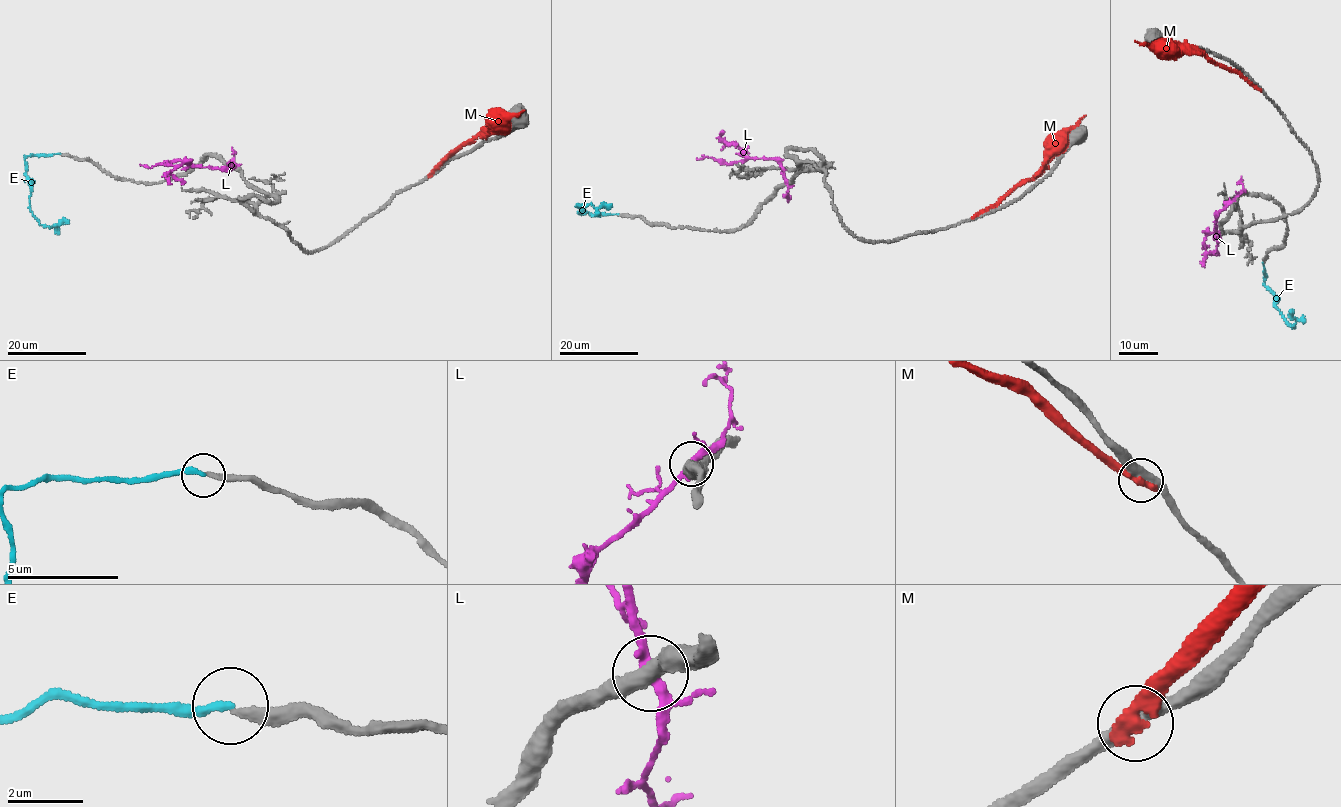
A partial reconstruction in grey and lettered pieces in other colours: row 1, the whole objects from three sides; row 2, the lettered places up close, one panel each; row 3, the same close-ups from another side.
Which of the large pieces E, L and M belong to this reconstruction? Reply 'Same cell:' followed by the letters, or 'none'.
Same cell: none

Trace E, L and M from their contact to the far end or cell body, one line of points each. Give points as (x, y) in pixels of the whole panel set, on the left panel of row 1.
E: (59, 154), (25, 158), (25, 177), (30, 189), (29, 208), (42, 225), (69, 222)
L: (234, 166), (232, 168), (194, 166), (180, 160), (150, 167), (139, 164)
M: (431, 175), (448, 157), (477, 137), (502, 113), (510, 116), (524, 111)

